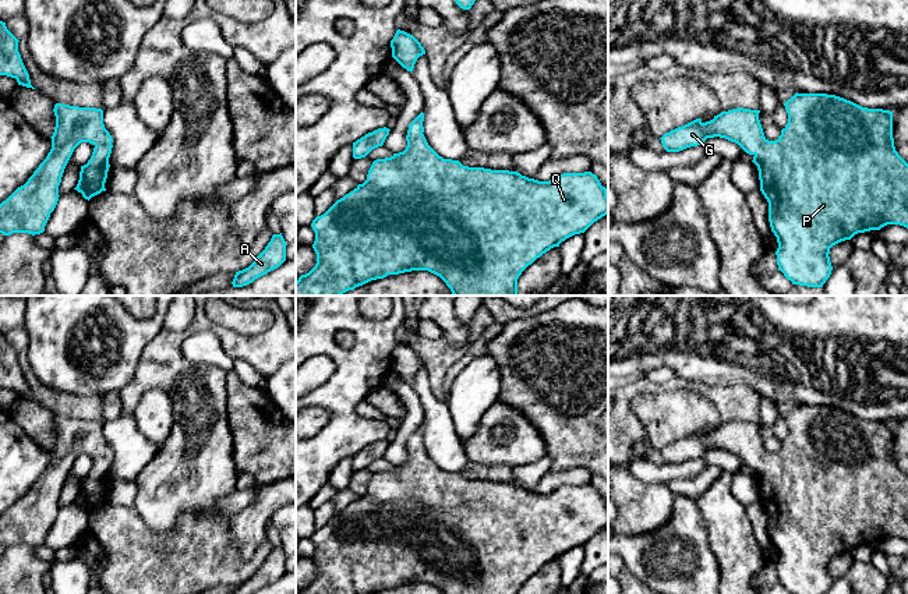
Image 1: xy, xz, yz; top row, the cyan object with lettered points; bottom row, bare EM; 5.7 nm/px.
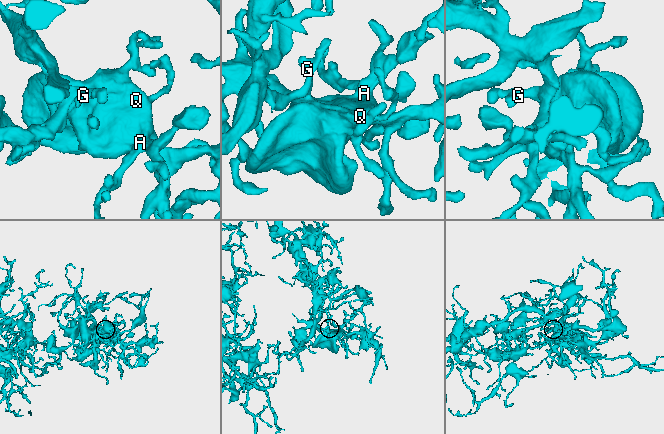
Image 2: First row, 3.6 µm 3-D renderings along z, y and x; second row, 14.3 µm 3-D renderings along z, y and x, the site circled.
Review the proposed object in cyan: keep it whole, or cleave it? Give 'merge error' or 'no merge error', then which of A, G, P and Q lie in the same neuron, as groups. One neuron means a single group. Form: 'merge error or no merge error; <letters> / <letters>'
no merge error; A G P Q

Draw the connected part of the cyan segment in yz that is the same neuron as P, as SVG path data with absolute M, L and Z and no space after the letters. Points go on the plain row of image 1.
M795 406L785 416L788 435L775 453L764 449L760 422L732 421L703 435L696 431L665 445L660 452L667 464L702 457L707 450L725 450L753 469L759 482L760 503L769 515L769 534L777 549L778 583L791 594L826 594L833 583L830 561L858 545L880 542L887 537L908 541L908 475L898 467L893 450L893 424L862 420L827 406Z

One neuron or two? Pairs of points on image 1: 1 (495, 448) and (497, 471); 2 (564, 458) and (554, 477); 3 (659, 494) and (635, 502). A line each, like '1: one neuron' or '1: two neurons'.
1: two neurons
2: two neurons
3: one neuron

